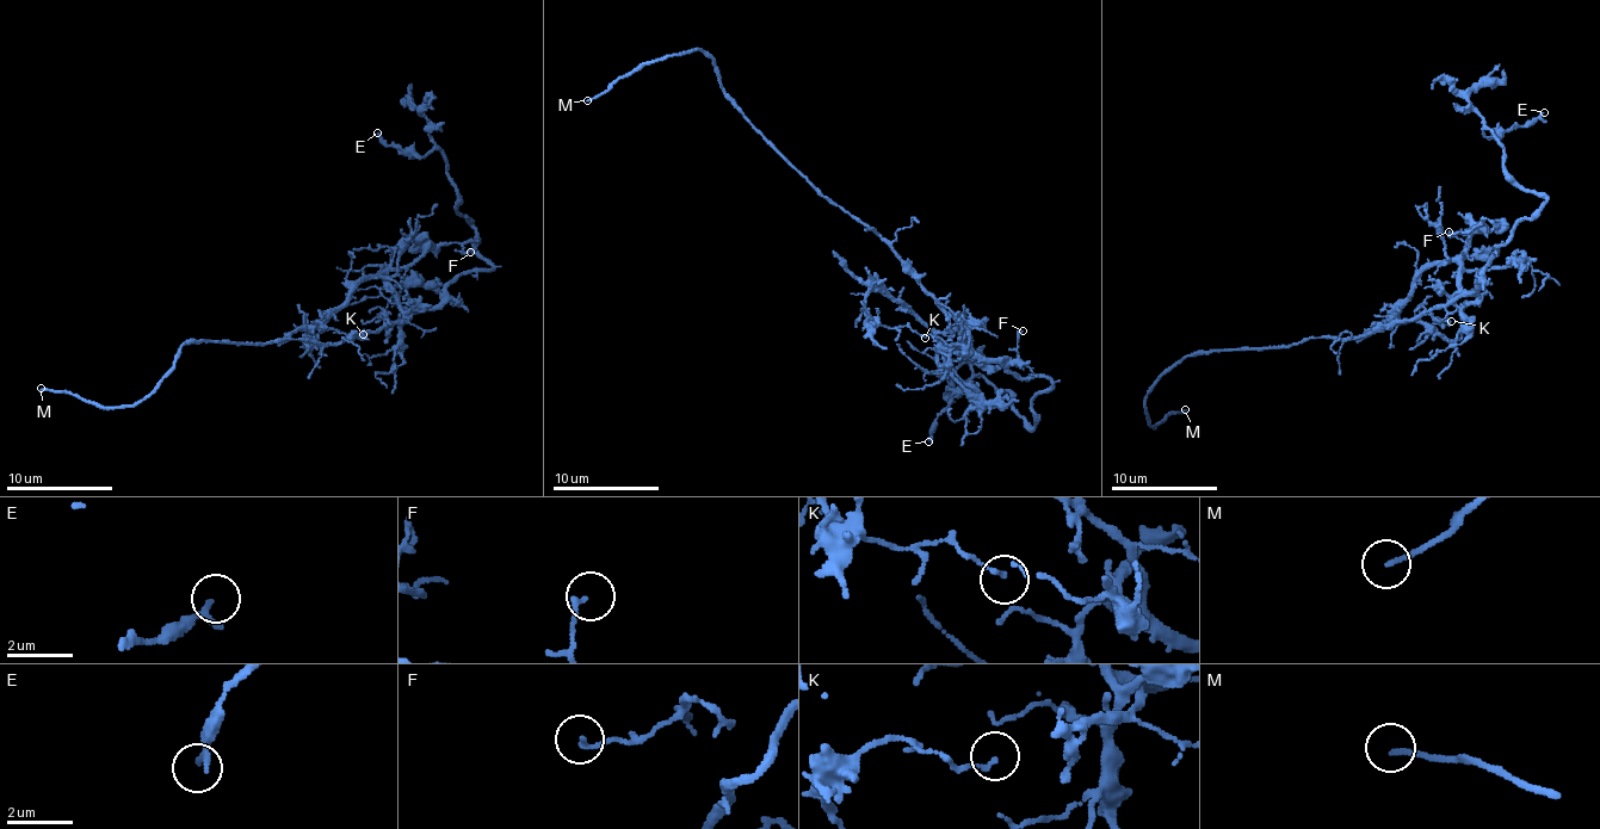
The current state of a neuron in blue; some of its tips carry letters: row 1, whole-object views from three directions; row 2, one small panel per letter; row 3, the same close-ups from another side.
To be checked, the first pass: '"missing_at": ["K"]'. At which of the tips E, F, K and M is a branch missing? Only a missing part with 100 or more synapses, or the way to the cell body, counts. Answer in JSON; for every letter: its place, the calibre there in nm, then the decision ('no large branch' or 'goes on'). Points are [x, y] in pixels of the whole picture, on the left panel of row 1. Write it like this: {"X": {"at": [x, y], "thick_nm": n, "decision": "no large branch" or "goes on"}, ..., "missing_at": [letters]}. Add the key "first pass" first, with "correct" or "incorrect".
{"first pass": "incorrect", "E": {"at": [377, 132], "thick_nm": 200, "decision": "no large branch"}, "F": {"at": [470, 252], "thick_nm": 140, "decision": "no large branch"}, "K": {"at": [363, 334], "thick_nm": 80, "decision": "no large branch"}, "M": {"at": [41, 388], "thick_nm": 150, "decision": "goes on"}, "missing_at": ["M"]}

